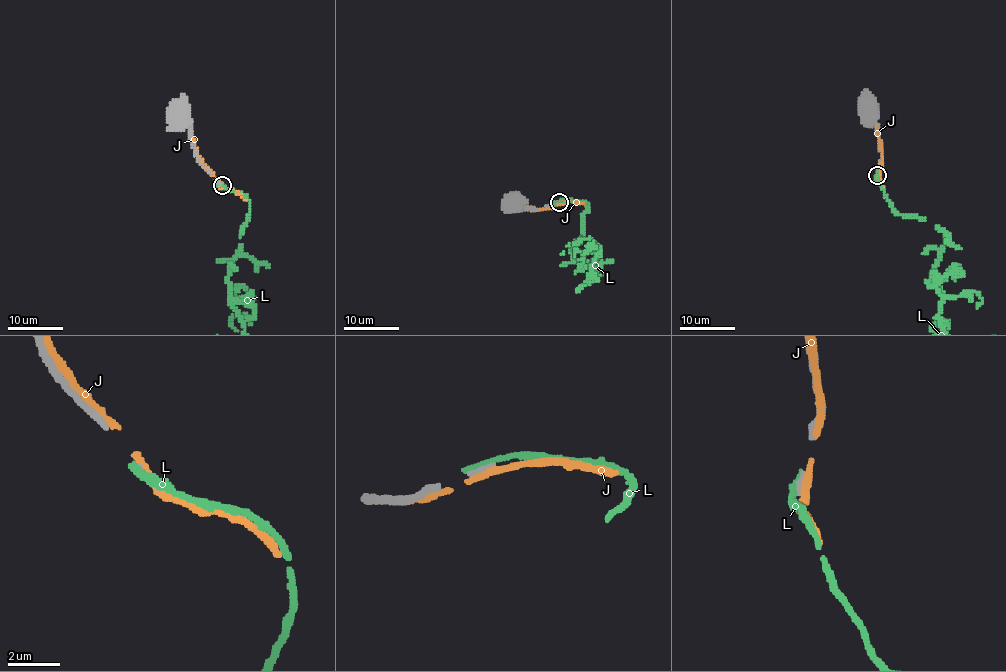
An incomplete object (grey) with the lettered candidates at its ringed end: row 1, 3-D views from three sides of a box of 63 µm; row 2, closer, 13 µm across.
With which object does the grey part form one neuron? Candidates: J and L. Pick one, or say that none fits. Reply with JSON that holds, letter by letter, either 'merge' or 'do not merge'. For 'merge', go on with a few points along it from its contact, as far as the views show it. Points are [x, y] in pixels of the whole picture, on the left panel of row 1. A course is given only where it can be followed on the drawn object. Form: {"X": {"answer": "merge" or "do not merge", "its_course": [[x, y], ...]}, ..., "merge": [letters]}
{"J": {"answer": "do not merge"}, "L": {"answer": "do not merge"}, "merge": []}

